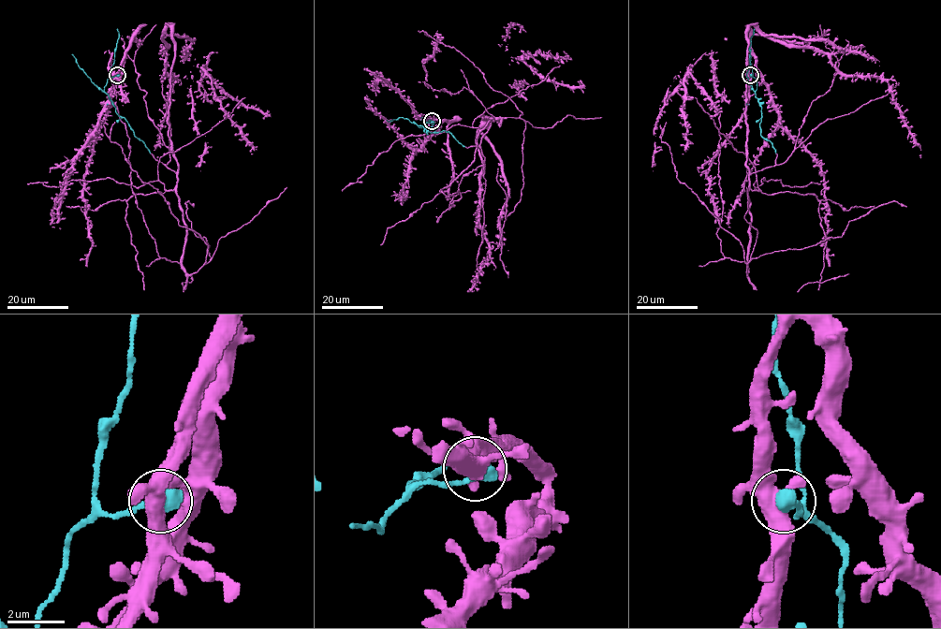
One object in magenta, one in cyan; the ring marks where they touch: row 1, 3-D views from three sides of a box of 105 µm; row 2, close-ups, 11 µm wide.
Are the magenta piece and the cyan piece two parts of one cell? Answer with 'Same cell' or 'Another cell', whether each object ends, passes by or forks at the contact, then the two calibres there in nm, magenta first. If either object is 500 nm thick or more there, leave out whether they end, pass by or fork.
Same cell. Thickness 550 nm (magenta) against 550 nm

